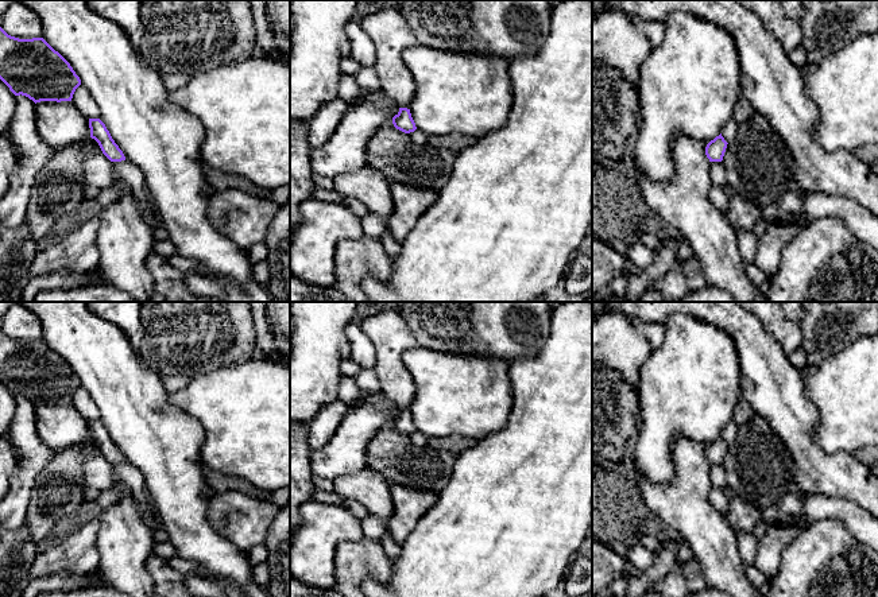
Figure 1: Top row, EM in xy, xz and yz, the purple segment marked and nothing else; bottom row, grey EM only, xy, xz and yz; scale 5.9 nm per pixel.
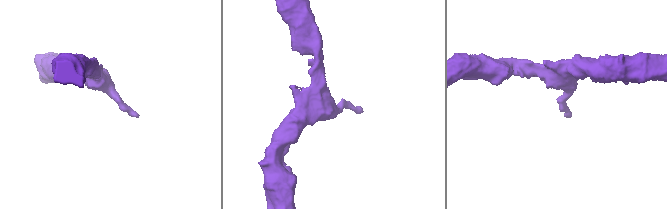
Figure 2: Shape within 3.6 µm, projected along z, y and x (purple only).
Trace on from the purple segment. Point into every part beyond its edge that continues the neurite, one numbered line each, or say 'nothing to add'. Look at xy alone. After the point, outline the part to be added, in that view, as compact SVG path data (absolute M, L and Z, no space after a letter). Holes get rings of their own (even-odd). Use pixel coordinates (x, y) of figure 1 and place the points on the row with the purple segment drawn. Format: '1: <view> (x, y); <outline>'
nothing to add

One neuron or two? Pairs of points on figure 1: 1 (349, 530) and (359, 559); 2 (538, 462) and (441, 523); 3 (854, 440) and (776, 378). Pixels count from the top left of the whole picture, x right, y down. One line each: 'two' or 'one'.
1: two
2: one
3: two

